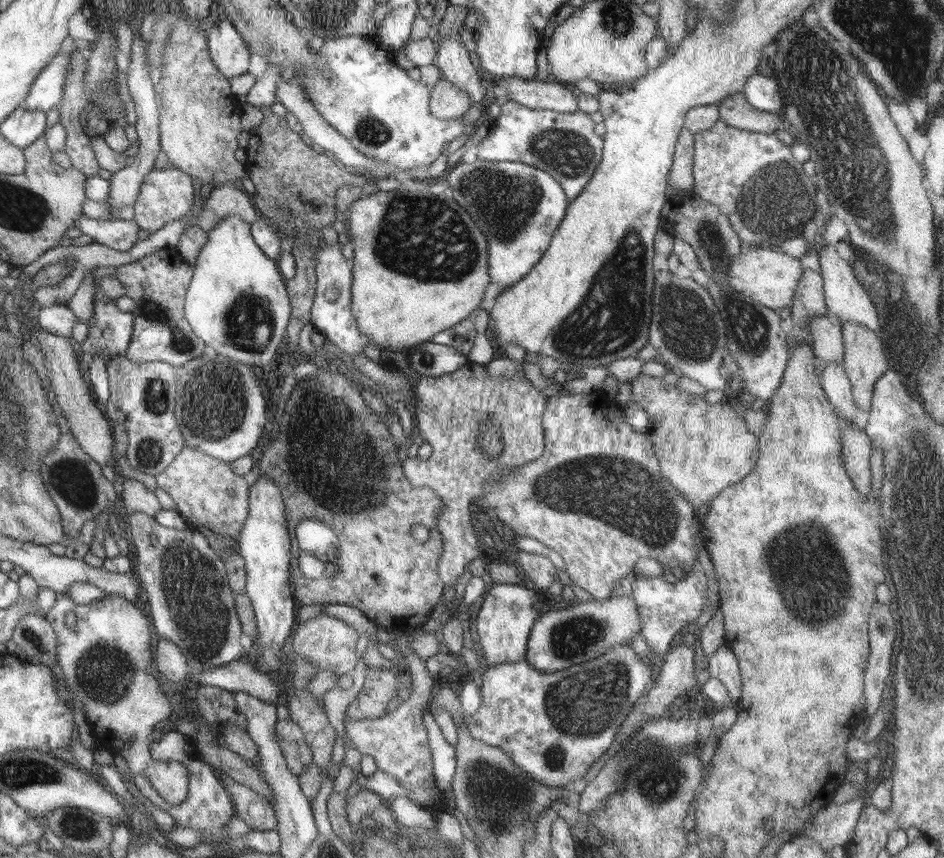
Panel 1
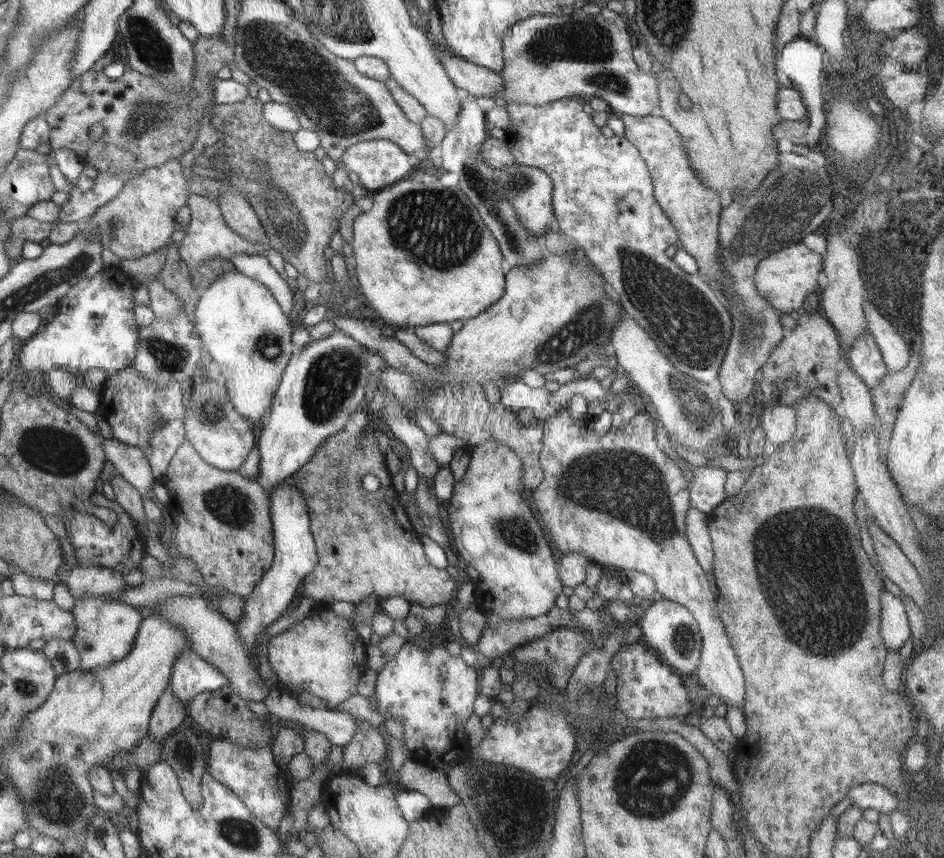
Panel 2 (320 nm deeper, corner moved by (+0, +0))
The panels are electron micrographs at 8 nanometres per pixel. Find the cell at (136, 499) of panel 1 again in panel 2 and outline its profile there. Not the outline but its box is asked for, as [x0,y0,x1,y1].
[102,438,158,501]

